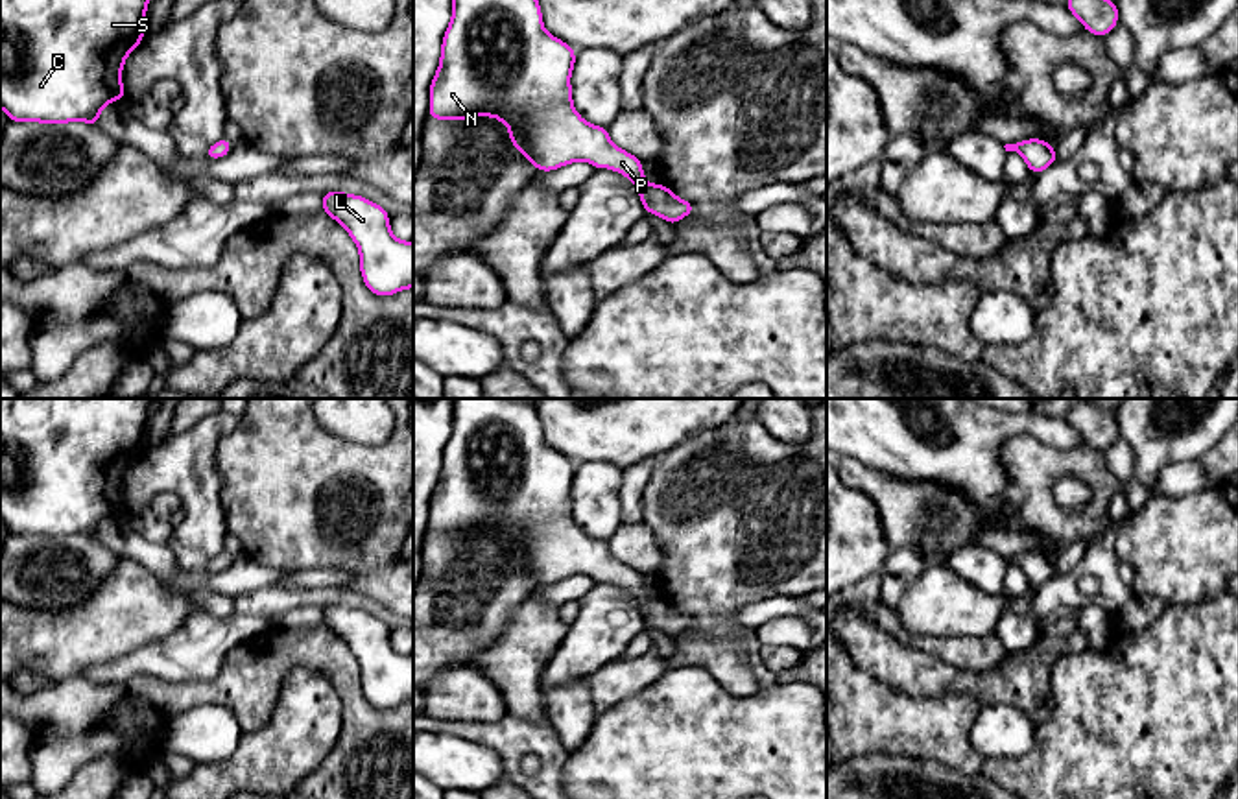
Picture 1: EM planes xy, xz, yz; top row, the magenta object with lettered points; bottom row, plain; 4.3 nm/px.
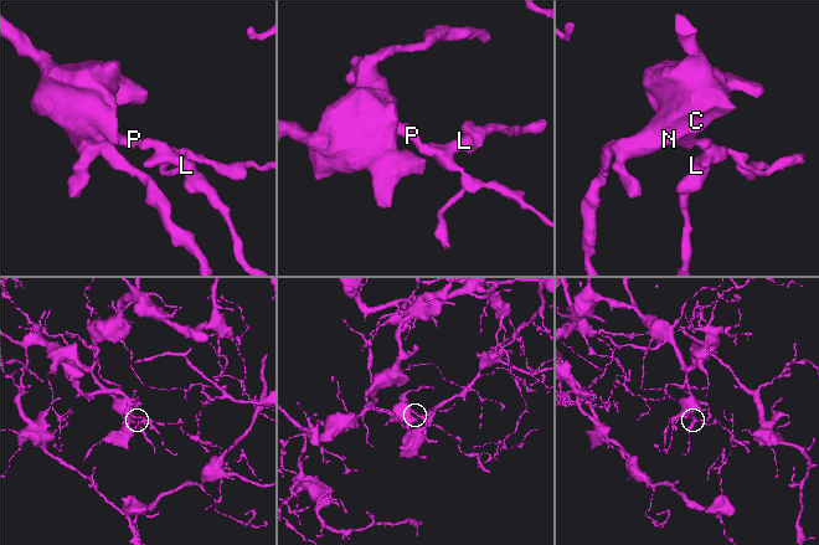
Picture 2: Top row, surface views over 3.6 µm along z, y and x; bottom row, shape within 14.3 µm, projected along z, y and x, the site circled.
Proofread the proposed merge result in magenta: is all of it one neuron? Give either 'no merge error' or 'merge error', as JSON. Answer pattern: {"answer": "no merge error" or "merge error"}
{"answer": "no merge error"}

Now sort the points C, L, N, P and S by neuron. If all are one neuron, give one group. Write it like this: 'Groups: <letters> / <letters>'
Groups: C L N P S

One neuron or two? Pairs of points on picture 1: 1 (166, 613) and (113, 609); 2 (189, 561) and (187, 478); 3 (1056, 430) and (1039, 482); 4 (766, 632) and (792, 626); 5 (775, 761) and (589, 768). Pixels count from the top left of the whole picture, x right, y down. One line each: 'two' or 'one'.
1: one
2: one
3: two
4: one
5: one

